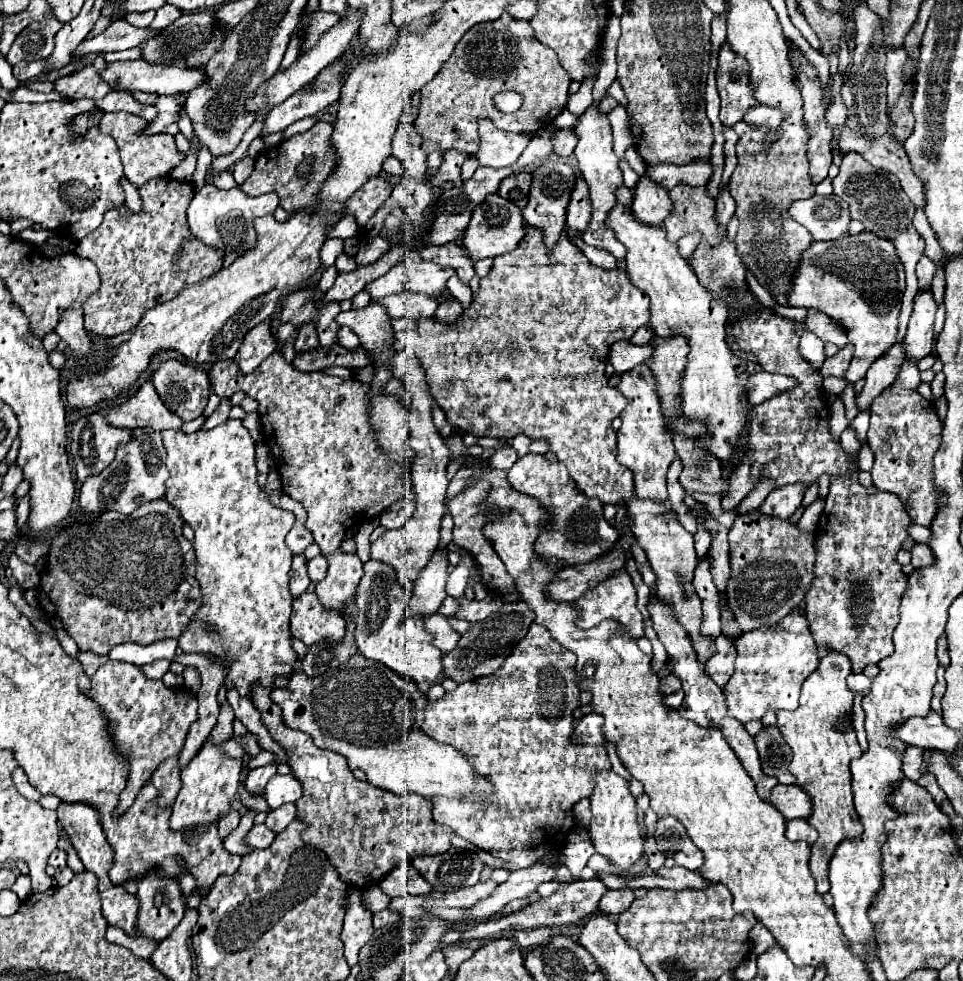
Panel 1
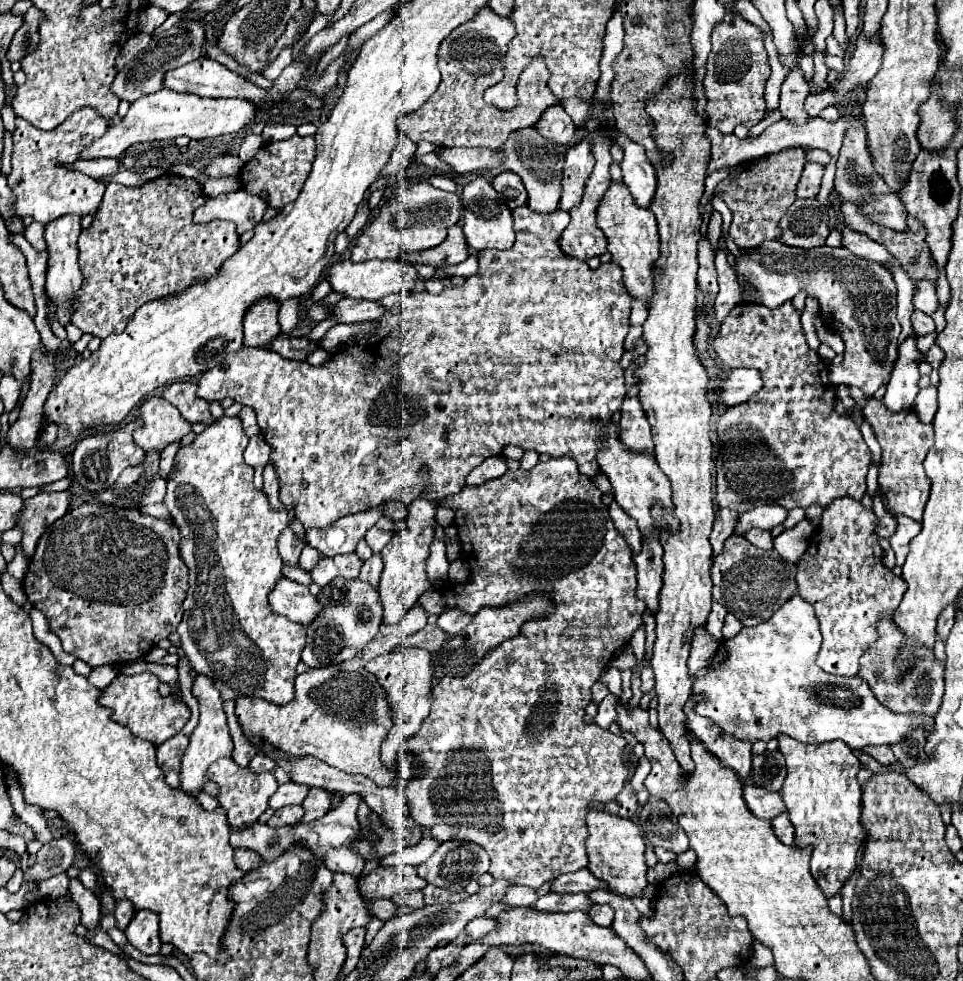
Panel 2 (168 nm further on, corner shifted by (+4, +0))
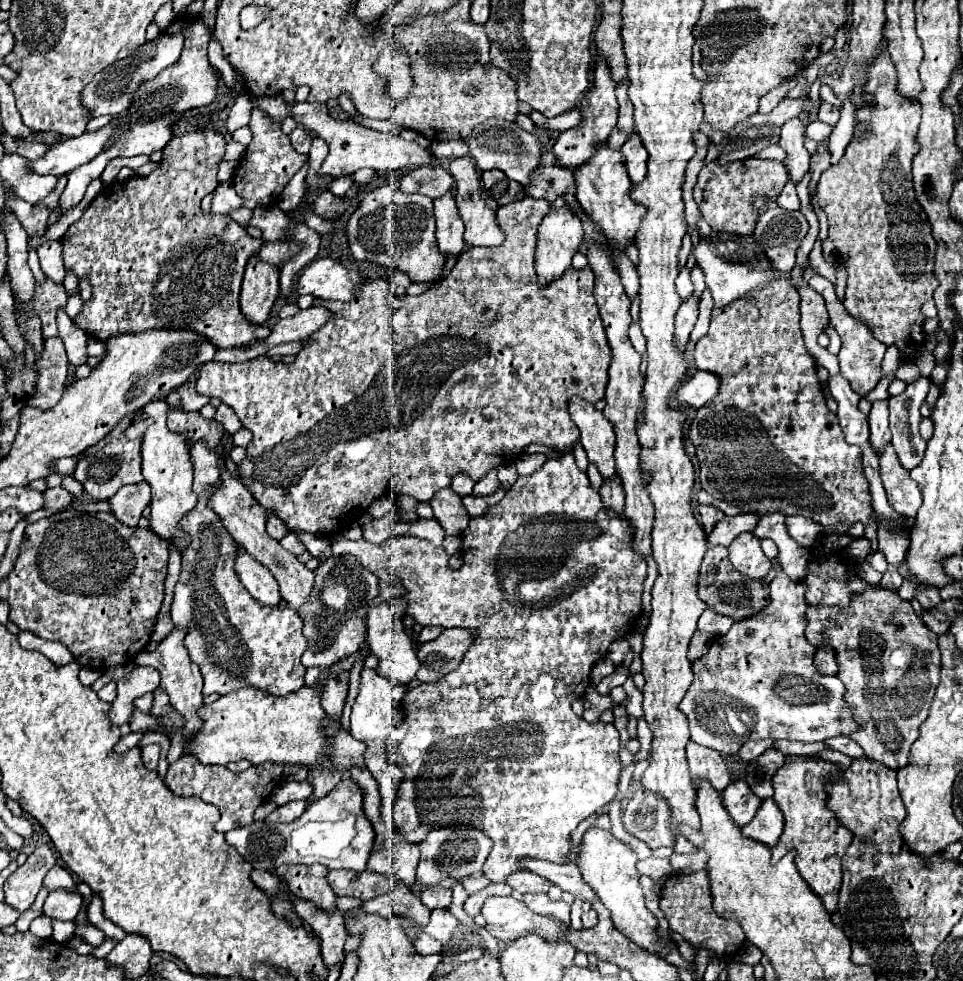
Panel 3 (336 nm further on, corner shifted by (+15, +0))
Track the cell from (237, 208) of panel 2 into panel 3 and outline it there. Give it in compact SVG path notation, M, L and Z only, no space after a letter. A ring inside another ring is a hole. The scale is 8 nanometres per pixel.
M220 183L216 187L210 213L212 215L230 215L232 211L236 211L240 207L242 207L242 199L236 195L234 187L230 183Z

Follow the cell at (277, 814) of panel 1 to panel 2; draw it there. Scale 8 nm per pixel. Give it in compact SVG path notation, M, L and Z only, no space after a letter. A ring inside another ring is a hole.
M287 805L287 807L283 807L283 809L277 809L277 811L273 813L273 817L267 821L267 825L271 825L271 827L293 825L293 823L299 823L303 815L305 815L305 811L303 811L301 805Z

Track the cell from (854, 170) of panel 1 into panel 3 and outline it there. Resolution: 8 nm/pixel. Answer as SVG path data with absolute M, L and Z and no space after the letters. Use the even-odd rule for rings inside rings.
M822 103L820 111L818 111L818 119L828 123L830 127L836 127L836 123L840 119L840 109L836 105L832 105L832 103Z

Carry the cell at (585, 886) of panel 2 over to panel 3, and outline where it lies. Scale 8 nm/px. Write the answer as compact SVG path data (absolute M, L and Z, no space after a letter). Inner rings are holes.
M520 871L520 873L514 873L508 877L508 885L520 893L548 893L552 881L548 881L540 875L534 875L534 873Z

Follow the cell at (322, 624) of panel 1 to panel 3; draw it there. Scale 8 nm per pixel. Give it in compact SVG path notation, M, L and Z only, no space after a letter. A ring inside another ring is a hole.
M242 547L238 549L238 557L236 557L236 573L240 575L240 581L246 587L246 591L258 603L264 603L264 605L282 603L276 579L270 575L270 571L266 567L256 563Z

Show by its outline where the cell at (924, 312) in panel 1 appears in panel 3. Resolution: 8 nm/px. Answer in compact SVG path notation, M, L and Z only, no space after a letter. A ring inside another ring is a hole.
M888 399L874 401L872 411L868 415L870 423L870 443L876 453L880 453L890 443L890 429L888 429Z

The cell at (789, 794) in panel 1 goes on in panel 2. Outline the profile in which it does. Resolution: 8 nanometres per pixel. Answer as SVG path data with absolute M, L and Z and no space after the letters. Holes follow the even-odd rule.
M753 783L743 787L743 799L749 807L749 811L759 817L759 819L773 819L775 815L785 813L785 803L783 797L779 793L771 793L771 791L763 791L763 787L757 787Z

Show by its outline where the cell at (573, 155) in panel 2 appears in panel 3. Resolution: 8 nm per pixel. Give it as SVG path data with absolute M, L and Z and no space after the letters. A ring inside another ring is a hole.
M598 59L594 83L588 89L588 93L584 95L584 99L580 101L582 123L578 127L574 127L574 129L562 131L558 135L554 147L552 147L552 153L556 155L556 161L560 163L560 167L570 169L570 171L576 173L580 169L580 165L584 165L588 159L592 159L592 155L596 155L598 145L604 143L610 137L610 133L612 133L612 129L616 125L616 119L618 119L618 101L616 101L614 89L616 89L616 85L612 85L612 79L608 77L606 65Z

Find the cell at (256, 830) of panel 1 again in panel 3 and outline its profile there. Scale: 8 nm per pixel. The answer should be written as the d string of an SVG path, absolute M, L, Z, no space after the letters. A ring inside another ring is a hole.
M344 777L326 797L310 803L306 811L302 813L300 819L288 823L288 825L278 825L278 823L268 823L268 821L254 821L248 827L242 829L232 829L226 833L226 841L236 847L236 851L254 867L254 869L266 869L274 871L280 865L292 863L292 865L332 865L336 861L336 869L352 869L352 871L364 871L368 855L374 847L374 829L372 823L368 821L364 811L362 811L362 799L364 793L362 789L348 777Z

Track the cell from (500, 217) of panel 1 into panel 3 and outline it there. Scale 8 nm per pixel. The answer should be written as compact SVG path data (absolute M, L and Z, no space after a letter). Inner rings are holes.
M460 157L460 159L452 159L450 161L450 167L448 171L452 173L454 181L456 181L456 205L458 205L458 211L460 211L460 217L466 225L466 231L464 231L464 241L468 245L482 245L482 247L492 247L492 245L500 245L504 241L504 231L500 229L498 225L498 219L496 219L496 211L488 207L488 203L482 199L482 193L480 193L480 175L476 171L476 165L470 157Z

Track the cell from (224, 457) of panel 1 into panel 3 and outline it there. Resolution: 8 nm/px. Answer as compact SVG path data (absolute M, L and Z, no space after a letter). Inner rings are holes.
M226 433L214 449L202 439L190 447L194 467L192 491L196 491L198 503L192 509L192 515L180 523L190 541L182 551L182 569L174 587L170 615L174 627L188 627L184 647L188 647L192 661L204 675L204 695L224 695L240 687L254 687L284 697L296 693L304 685L306 669L302 667L300 657L306 651L306 639L297 612L290 608L264 607L244 589L234 571L238 545L228 535L228 529L218 515L208 507L208 499L222 483L220 459L226 455L228 443L232 443L232 435Z

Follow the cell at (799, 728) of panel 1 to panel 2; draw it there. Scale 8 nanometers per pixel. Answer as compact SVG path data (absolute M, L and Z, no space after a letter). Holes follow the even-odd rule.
M779 735L779 751L787 761L787 779L783 783L781 797L795 827L795 847L813 845L811 875L827 897L839 895L843 883L857 867L857 851L867 837L859 821L859 759L847 745L837 745L837 741L805 745L787 735Z

